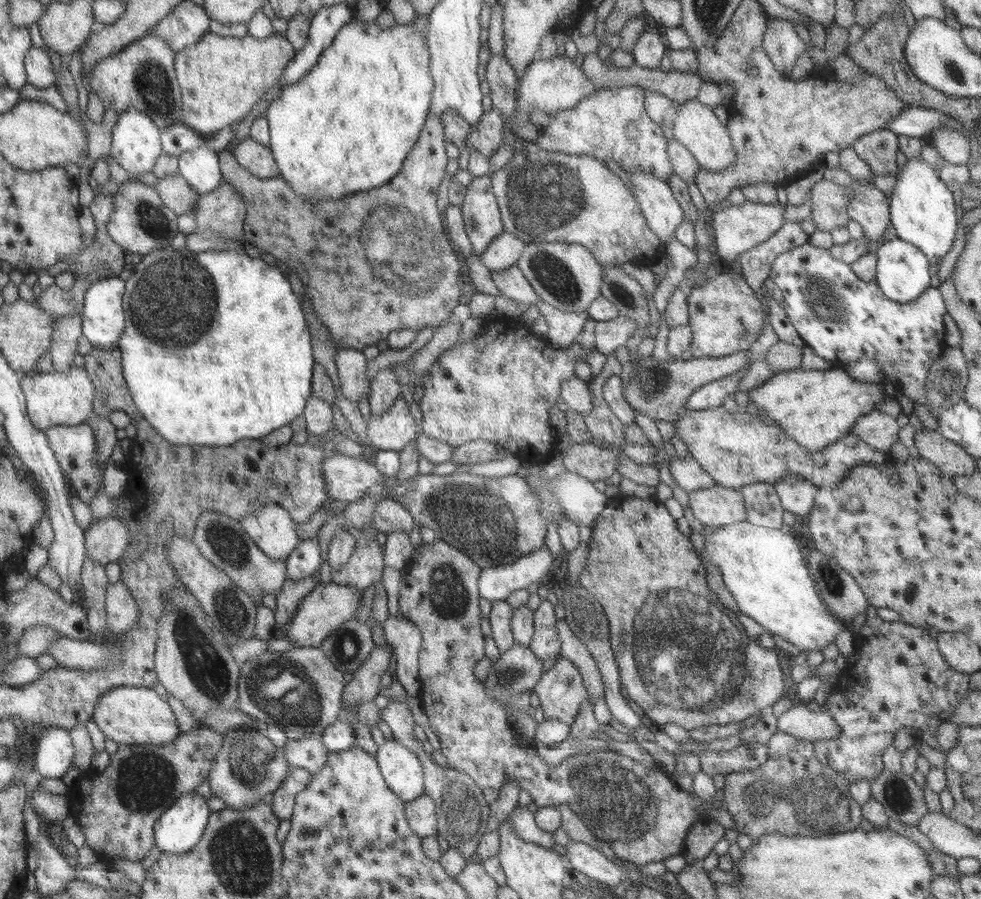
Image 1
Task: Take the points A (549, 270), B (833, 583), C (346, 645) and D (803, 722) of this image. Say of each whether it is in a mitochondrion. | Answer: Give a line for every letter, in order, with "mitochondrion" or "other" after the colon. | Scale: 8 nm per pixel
A: mitochondrion
B: mitochondrion
C: mitochondrion
D: other

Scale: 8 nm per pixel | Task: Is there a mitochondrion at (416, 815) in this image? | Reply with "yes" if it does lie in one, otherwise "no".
no

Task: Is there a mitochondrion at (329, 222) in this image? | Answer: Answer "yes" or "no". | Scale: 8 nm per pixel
no

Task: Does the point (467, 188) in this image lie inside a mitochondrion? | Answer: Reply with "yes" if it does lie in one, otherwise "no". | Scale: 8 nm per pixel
no

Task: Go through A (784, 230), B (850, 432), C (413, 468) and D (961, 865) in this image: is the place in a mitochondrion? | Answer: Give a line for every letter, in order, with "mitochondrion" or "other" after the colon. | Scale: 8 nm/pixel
A: other
B: other
C: other
D: other

